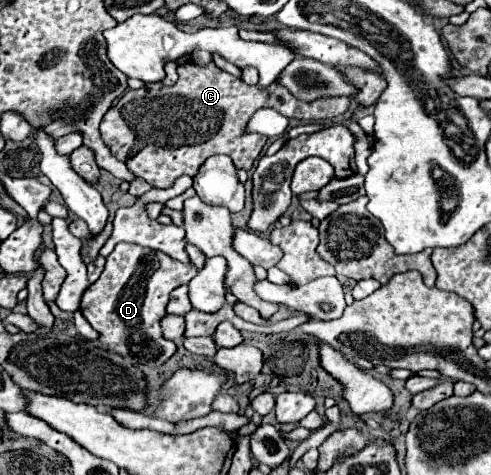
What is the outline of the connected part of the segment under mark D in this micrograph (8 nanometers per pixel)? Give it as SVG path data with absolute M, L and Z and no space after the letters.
M122 242L106 258L102 276L84 292L80 310L100 334L100 342L106 344L108 350L118 352L124 358L136 358L146 366L162 366L176 352L176 344L166 340L160 328L170 292L188 284L196 272L192 262L176 262L174 258L168 258L168 254Z

